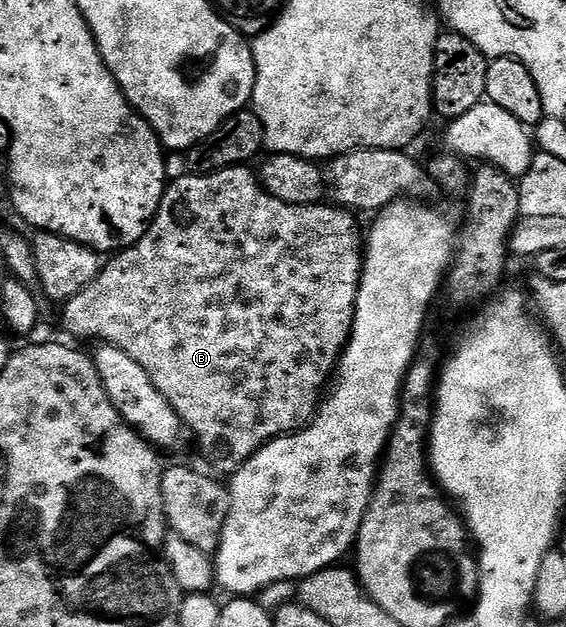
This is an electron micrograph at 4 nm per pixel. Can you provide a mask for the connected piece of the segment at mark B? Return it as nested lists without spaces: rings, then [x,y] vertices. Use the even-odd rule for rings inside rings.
[[[241,166],[238,168],[227,168],[226,170],[218,170],[211,172],[208,176],[198,176],[195,174],[183,174],[176,181],[173,179],[171,183],[164,189],[164,200],[160,203],[160,208],[156,211],[156,217],[153,218],[148,232],[134,246],[125,248],[124,251],[115,253],[111,257],[112,260],[101,267],[100,273],[94,278],[94,282],[90,282],[90,286],[86,286],[78,294],[74,294],[74,298],[70,298],[63,305],[64,308],[64,328],[72,336],[77,336],[80,340],[96,340],[100,344],[113,344],[118,346],[118,350],[122,350],[126,354],[130,354],[130,358],[134,358],[134,362],[138,362],[138,366],[142,366],[142,370],[146,370],[146,374],[150,374],[150,382],[154,382],[154,386],[158,386],[158,390],[166,398],[166,402],[170,402],[170,406],[174,406],[174,410],[184,420],[185,429],[189,433],[200,432],[200,452],[204,455],[204,460],[212,468],[217,468],[220,472],[231,474],[239,470],[263,444],[270,443],[274,438],[286,436],[307,426],[316,415],[317,408],[320,407],[322,392],[320,388],[327,389],[330,381],[333,379],[336,371],[336,365],[340,363],[340,356],[344,352],[348,339],[352,336],[352,323],[356,321],[356,299],[358,298],[358,290],[360,289],[360,273],[364,270],[365,253],[362,251],[362,228],[356,225],[357,217],[351,211],[345,210],[339,206],[329,206],[327,203],[318,204],[291,204],[290,202],[282,202],[278,198],[274,198],[268,191],[260,185],[257,173],[251,172],[251,167]]]

